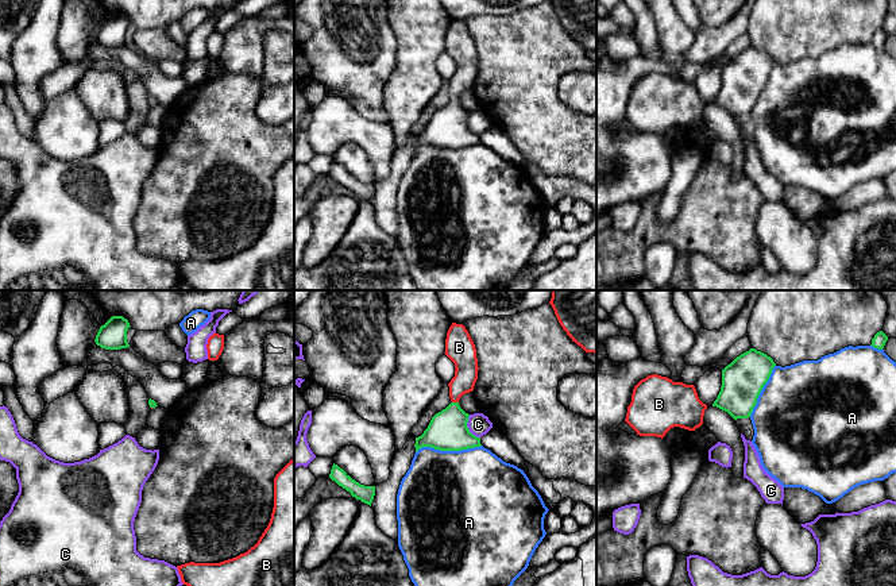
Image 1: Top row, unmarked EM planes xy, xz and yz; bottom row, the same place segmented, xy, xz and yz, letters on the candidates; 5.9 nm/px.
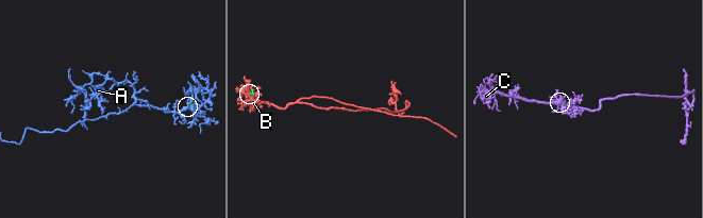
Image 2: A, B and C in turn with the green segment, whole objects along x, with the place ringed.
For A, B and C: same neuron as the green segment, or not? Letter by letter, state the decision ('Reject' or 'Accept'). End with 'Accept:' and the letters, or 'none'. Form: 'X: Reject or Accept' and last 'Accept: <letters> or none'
A: Reject
B: Accept
C: Reject
Accept: B

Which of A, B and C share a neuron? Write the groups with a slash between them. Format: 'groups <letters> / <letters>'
groups A / B / C

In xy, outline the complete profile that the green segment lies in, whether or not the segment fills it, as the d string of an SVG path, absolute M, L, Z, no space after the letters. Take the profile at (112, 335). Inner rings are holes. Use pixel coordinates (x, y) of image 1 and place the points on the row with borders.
M112 316L100 327L96 335L96 344L105 350L120 350L130 347L127 342L127 331L130 323L123 316Z

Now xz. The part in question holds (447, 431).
M452 323L449 327L444 354L456 369L448 383L452 402L436 413L424 433L416 437L416 452L422 447L461 451L482 446L480 437L472 435L467 427L470 415L459 405L460 397L474 390L479 370L475 344L463 324Z

